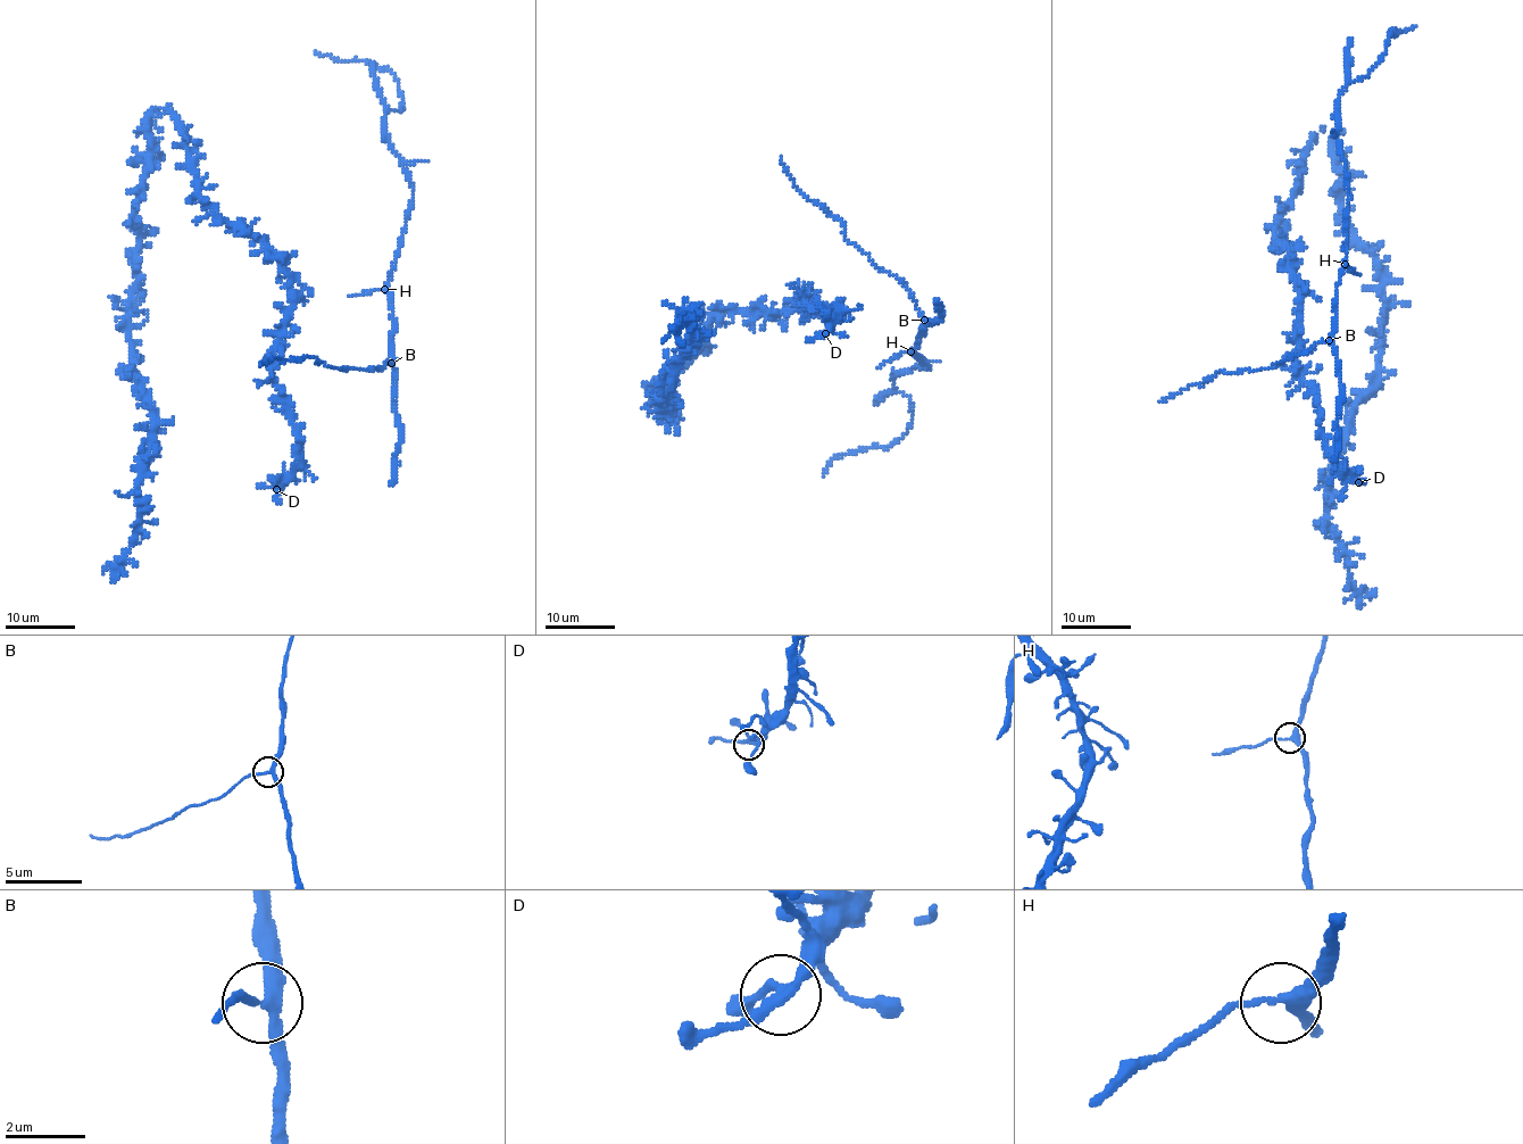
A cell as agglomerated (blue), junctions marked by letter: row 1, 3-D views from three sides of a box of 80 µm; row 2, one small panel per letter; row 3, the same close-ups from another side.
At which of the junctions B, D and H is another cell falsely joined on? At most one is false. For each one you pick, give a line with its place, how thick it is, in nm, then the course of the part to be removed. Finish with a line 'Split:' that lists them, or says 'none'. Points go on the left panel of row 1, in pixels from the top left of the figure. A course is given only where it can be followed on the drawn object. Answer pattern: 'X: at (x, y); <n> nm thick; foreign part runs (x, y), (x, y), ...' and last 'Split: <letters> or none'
Split: none

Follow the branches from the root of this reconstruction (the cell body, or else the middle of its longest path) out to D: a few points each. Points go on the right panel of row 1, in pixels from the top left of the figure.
D: (1290, 256), (1291, 275), (1299, 292), (1299, 375), (1317, 394), (1321, 439), (1325, 452), (1358, 482)

